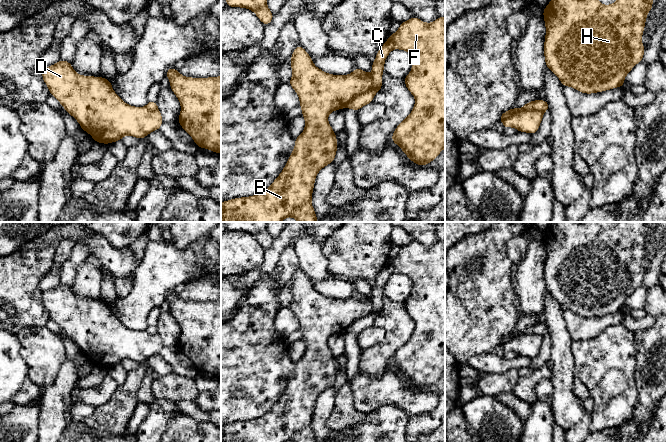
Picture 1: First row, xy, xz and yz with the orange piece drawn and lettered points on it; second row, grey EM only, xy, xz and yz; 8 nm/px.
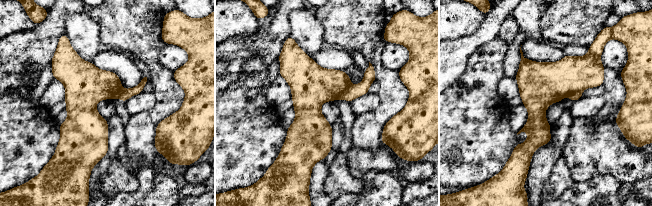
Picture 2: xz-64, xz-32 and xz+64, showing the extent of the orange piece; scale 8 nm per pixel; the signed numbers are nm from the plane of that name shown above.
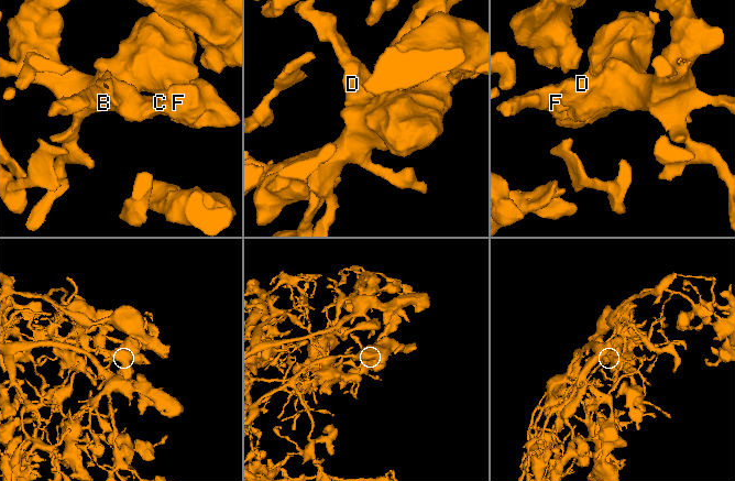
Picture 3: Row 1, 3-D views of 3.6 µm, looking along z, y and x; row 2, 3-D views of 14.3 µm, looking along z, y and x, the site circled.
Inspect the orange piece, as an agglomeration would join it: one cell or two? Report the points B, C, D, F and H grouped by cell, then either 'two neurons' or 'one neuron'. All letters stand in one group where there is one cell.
B D F H / C | two neurons

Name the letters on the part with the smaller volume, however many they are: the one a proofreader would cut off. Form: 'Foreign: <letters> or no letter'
Foreign: C

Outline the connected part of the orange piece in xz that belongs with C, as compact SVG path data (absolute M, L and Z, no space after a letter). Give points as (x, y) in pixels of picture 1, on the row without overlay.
M391 260L388 261L387 265L382 269L376 278L375 285L372 287L372 307L373 312L363 318L360 318L349 325L344 332L350 332L358 335L363 330L372 327L377 313L382 308L382 299L384 295L384 287L388 278L393 274L393 264Z

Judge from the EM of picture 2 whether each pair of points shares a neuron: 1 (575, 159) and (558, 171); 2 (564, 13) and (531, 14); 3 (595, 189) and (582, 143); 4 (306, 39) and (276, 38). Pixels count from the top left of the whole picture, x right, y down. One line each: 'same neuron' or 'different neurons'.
1: different neurons
2: different neurons
3: different neurons
4: different neurons

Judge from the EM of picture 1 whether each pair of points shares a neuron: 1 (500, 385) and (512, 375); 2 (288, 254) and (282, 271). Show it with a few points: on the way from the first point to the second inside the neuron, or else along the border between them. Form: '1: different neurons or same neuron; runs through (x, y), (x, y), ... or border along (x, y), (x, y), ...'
1: same neuron; runs through (503, 383), (509, 378)
2: same neuron; runs through (288, 258), (286, 267)

